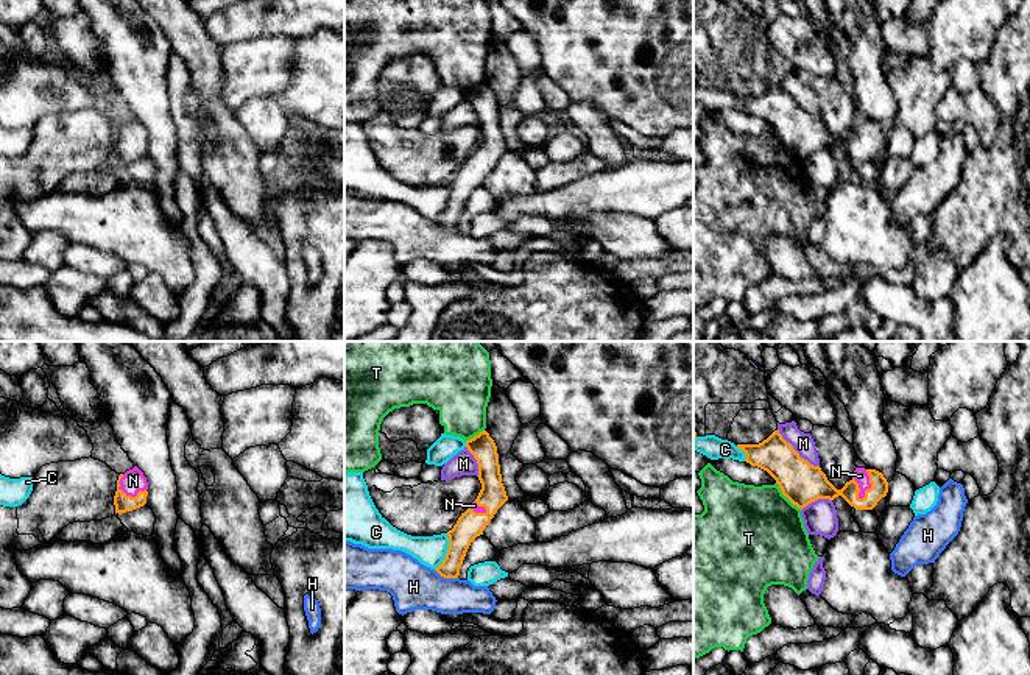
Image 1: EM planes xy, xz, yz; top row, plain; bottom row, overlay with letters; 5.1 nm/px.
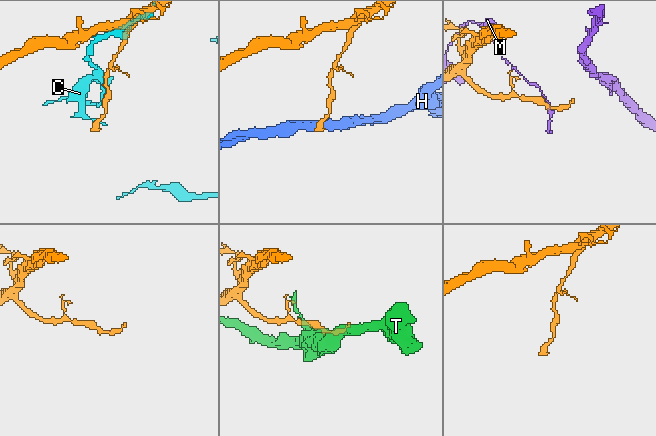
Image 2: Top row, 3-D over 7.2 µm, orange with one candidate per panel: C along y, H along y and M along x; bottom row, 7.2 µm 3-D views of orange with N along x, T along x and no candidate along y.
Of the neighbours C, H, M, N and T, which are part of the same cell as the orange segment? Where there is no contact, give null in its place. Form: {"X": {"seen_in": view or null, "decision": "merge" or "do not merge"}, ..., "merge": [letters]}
{"C": {"seen_in": "xz", "decision": "do not merge"}, "H": {"seen_in": "xz", "decision": "do not merge"}, "M": {"seen_in": "yz", "decision": "do not merge"}, "N": {"seen_in": "yz", "decision": "merge"}, "T": {"seen_in": "yz", "decision": "do not merge"}, "merge": ["N"]}

